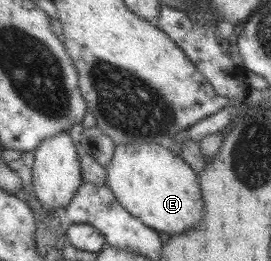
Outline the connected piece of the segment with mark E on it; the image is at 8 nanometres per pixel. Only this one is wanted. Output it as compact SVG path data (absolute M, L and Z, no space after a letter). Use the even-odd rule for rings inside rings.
M116 144L113 159L105 168L106 186L120 206L148 228L180 234L196 228L202 220L204 201L196 174L180 156L156 144Z

